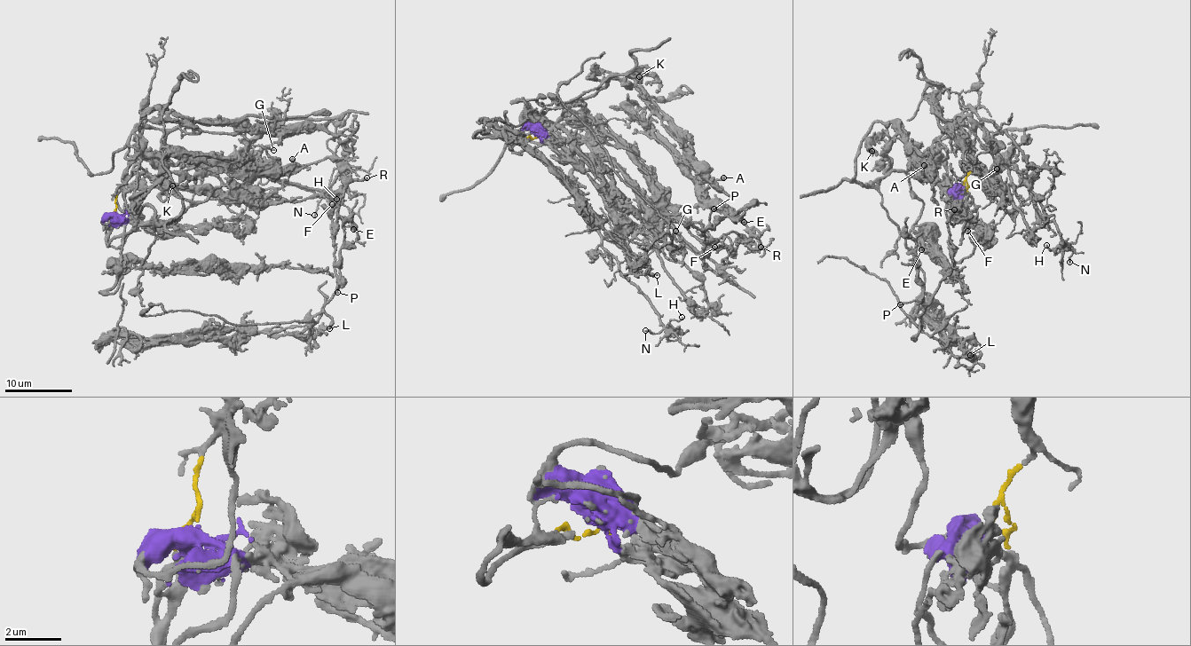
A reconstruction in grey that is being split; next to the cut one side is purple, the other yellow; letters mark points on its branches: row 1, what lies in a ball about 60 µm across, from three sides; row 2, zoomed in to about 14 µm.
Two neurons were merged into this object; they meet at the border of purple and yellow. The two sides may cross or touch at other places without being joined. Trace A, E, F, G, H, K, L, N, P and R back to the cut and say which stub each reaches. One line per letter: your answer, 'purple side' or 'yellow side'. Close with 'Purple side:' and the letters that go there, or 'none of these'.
A: purple side
E: purple side
F: purple side
G: yellow side
H: yellow side
K: purple side
L: purple side
N: yellow side
P: purple side
R: purple side
Purple side: A, E, F, K, L, P, R

